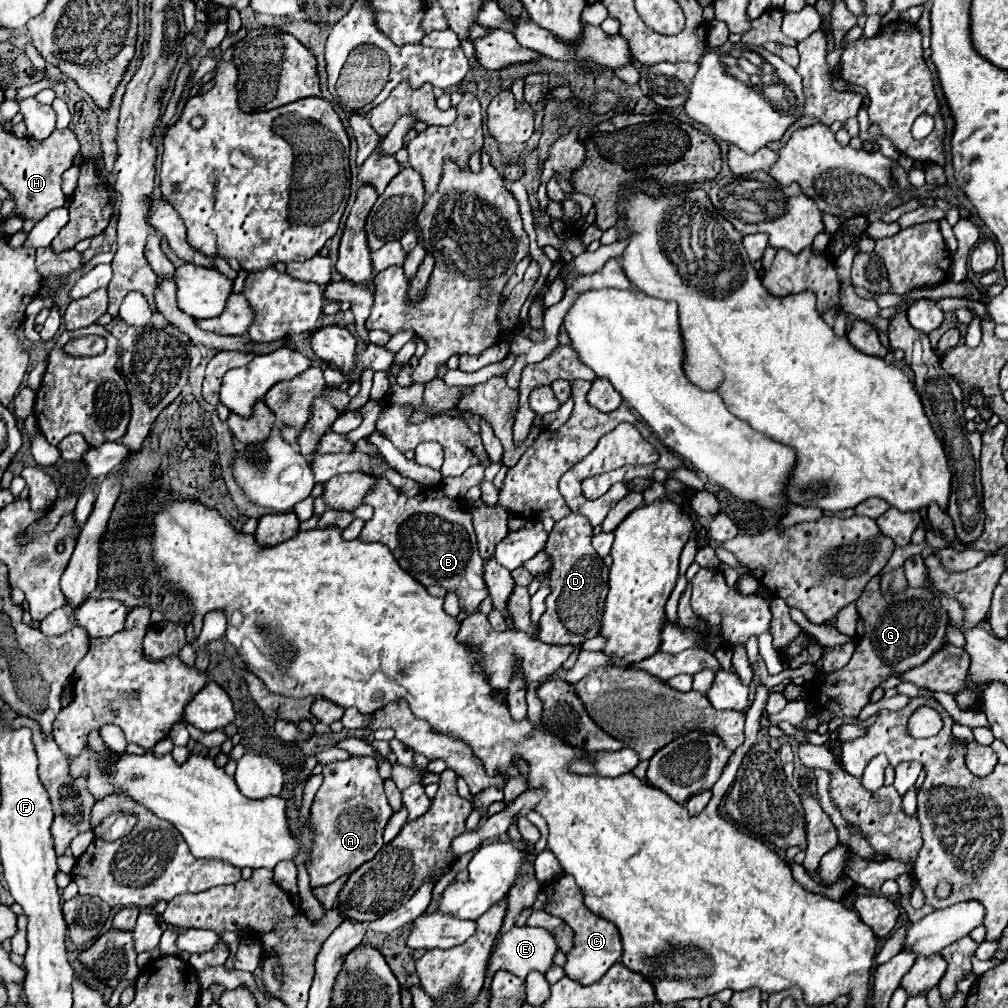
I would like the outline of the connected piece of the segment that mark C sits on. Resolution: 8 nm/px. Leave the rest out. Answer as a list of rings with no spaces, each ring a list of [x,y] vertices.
[[[562,874],[560,878],[556,878],[556,882],[550,882],[546,886],[542,886],[542,892],[546,894],[546,904],[544,910],[560,920],[564,920],[576,940],[574,940],[574,948],[572,952],[566,954],[566,964],[564,964],[564,974],[572,980],[576,980],[582,986],[594,984],[598,982],[612,964],[616,964],[622,956],[622,942],[620,942],[620,934],[616,930],[616,926],[610,920],[604,920],[602,916],[596,916],[594,912],[584,906],[582,902],[582,892],[578,890],[574,878],[570,874]]]

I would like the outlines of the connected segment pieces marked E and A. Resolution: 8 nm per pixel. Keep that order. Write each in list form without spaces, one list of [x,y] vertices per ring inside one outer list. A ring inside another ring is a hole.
[[[522,926],[522,928],[510,928],[510,932],[504,932],[498,938],[498,944],[494,946],[494,952],[488,960],[487,975],[484,981],[483,990],[490,988],[492,976],[498,970],[506,970],[512,972],[518,978],[526,978],[532,970],[538,970],[542,974],[548,972],[548,968],[552,966],[552,958],[556,954],[556,942],[554,936],[544,930],[544,928],[530,928],[530,926]]]
[[[350,756],[344,762],[326,764],[322,778],[322,786],[310,806],[314,832],[310,858],[306,862],[310,888],[332,884],[372,860],[384,846],[382,832],[394,814],[384,796],[384,778],[378,774],[378,760],[374,756]]]

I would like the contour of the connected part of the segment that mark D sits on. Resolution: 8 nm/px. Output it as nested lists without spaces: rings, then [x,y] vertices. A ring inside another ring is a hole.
[[[570,514],[554,524],[550,532],[546,554],[552,556],[550,588],[552,594],[546,600],[546,612],[540,618],[540,640],[546,644],[582,644],[584,640],[598,636],[604,614],[604,600],[608,594],[608,568],[600,556],[596,556],[592,544],[592,526],[580,514]]]

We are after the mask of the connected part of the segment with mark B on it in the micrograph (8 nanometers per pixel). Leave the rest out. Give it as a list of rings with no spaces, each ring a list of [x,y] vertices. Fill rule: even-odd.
[[[376,478],[376,484],[364,496],[364,504],[370,504],[374,508],[374,516],[368,522],[364,522],[360,540],[386,544],[390,548],[390,552],[394,554],[394,558],[398,560],[398,564],[410,576],[414,576],[420,584],[424,584],[424,586],[440,584],[446,590],[456,592],[462,610],[466,610],[470,614],[478,610],[478,604],[488,596],[488,588],[484,584],[484,560],[478,554],[472,516],[464,508],[464,502],[446,498],[444,492],[436,487],[426,489],[418,496],[408,498],[404,492],[396,490],[386,478]]]

